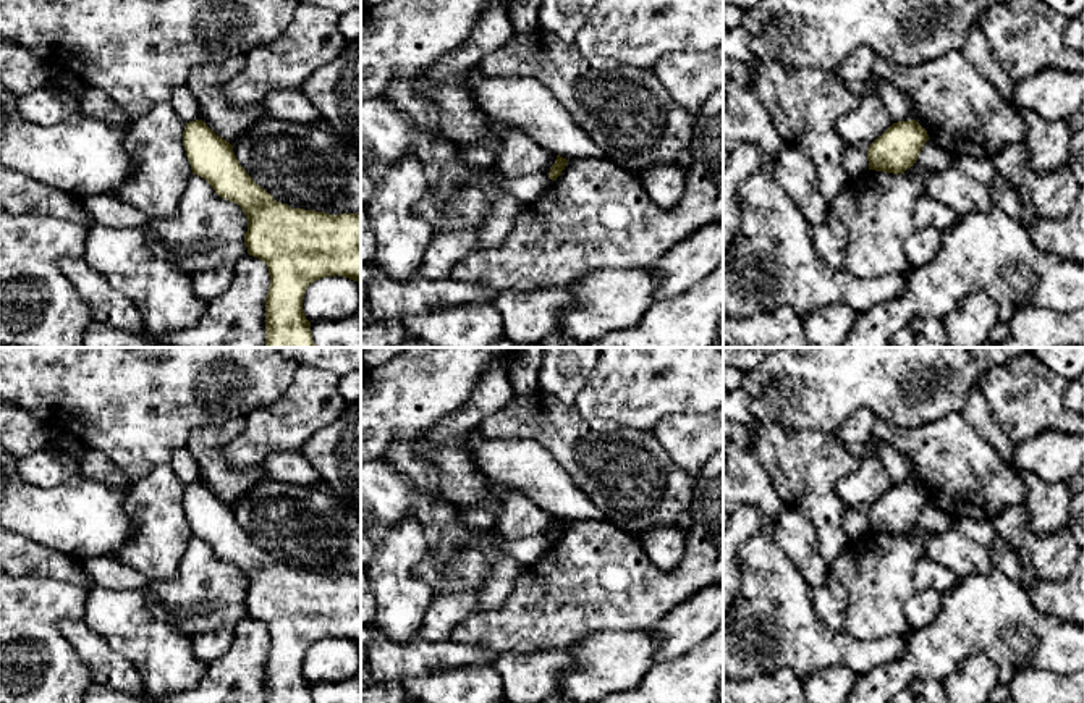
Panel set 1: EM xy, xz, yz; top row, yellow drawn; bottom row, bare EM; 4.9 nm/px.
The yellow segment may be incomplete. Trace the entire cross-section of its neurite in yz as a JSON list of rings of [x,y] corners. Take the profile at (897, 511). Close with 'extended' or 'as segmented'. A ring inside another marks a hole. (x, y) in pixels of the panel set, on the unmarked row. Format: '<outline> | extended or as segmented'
[[[916,482],[893,485],[867,509],[869,532],[904,537],[929,501]]] | as segmented

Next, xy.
[[[202,482],[186,485],[183,507],[193,537],[204,540],[222,561],[238,566],[248,580],[244,596],[248,616],[262,622],[270,637],[265,661],[265,703],[314,703],[311,684],[303,674],[304,655],[309,646],[325,638],[338,637],[361,643],[361,577],[330,577],[277,564],[239,527],[233,507]]] | as segmented

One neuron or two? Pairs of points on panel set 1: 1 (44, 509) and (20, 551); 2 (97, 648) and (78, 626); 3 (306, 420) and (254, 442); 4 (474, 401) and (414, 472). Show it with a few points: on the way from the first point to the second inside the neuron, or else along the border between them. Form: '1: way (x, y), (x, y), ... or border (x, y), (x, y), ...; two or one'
1: border (16, 532), (63, 553); two
2: way (93, 644), (80, 631); one
3: way (293, 420), (267, 430); one
4: way (457, 422), (445, 433), (431, 438), (416, 451); one

